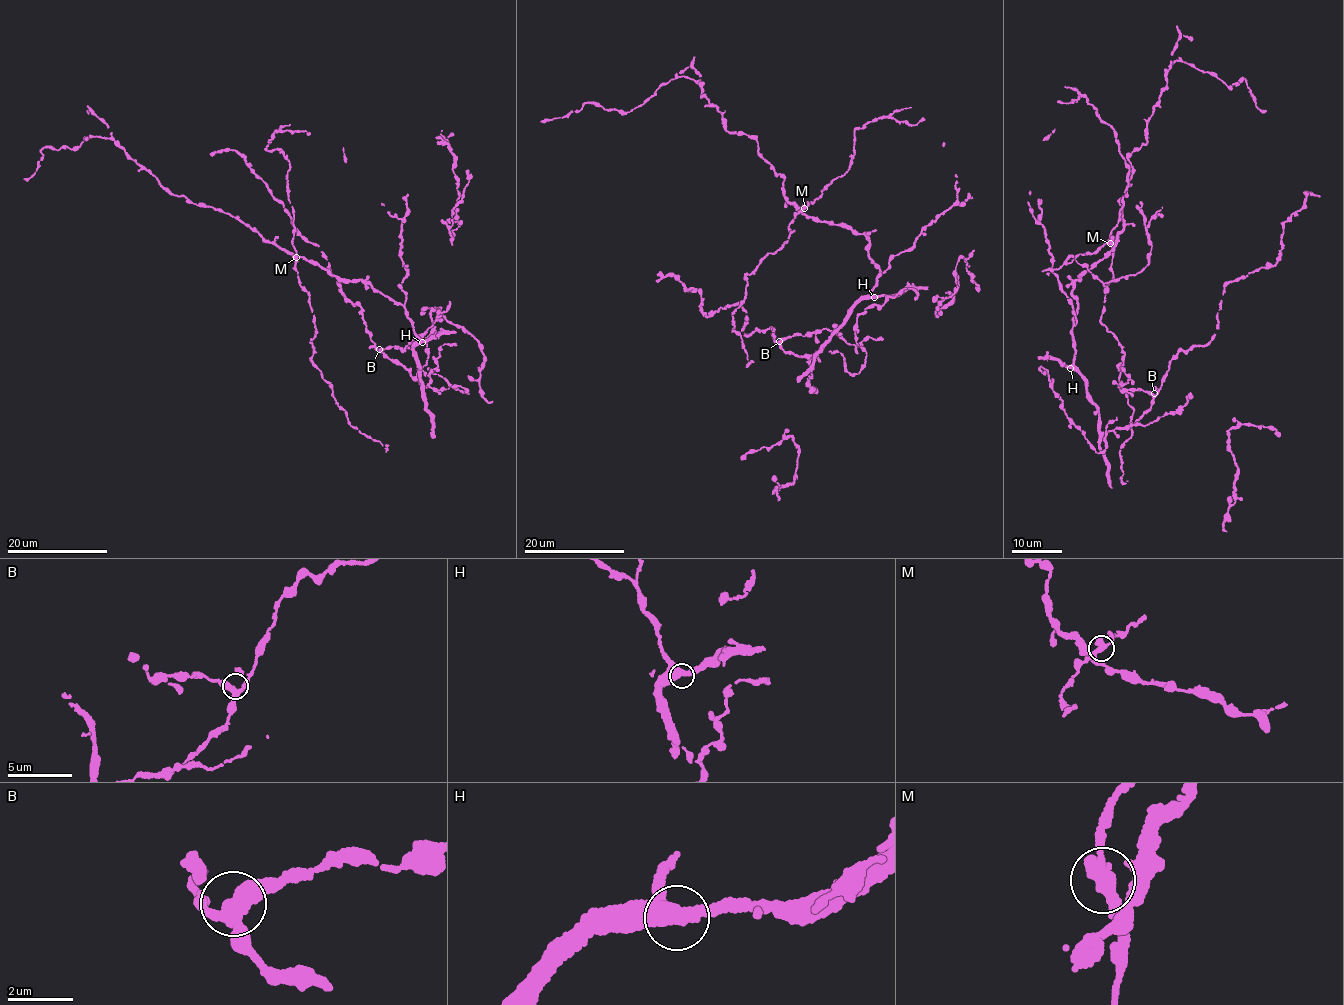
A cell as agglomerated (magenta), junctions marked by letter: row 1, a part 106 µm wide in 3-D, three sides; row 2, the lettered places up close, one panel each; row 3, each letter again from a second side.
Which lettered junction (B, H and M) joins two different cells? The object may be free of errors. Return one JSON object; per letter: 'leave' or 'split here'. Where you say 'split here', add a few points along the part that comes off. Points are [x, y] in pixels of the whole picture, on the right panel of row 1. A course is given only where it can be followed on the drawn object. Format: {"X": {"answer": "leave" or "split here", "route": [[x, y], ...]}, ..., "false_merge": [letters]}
{"B": {"answer": "leave"}, "H": {"answer": "leave"}, "M": {"answer": "split here", "route": [[1110, 243], [1113, 276], [1100, 323], [1124, 353], [1120, 384], [1133, 410], [1119, 451], [1128, 480]]}, "false_merge": ["M"]}

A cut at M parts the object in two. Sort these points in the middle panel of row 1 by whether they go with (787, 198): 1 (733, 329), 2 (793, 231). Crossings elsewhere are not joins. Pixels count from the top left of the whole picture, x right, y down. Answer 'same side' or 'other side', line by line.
1: other side
2: other side

